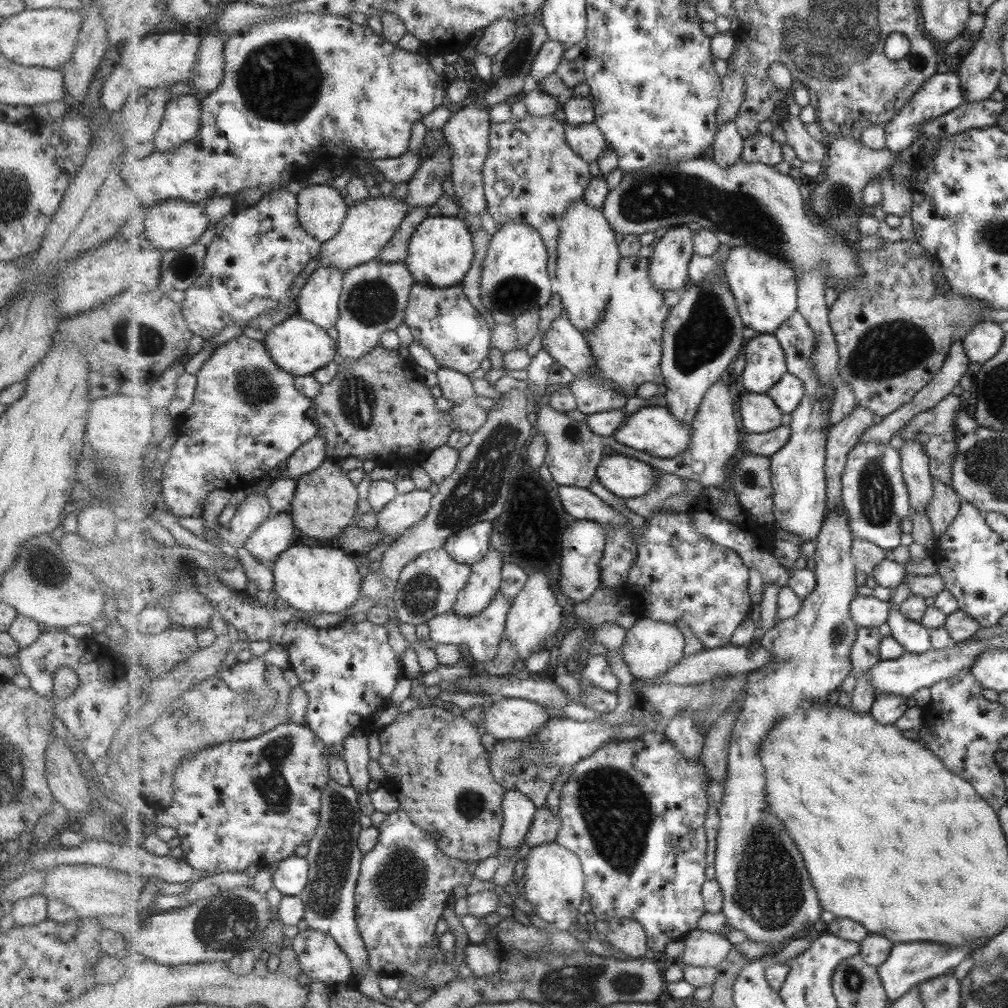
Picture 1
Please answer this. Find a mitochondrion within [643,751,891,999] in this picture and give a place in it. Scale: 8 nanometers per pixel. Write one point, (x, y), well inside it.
(768, 886)

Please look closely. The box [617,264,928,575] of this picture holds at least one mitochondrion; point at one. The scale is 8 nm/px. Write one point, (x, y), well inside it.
(705, 334)

